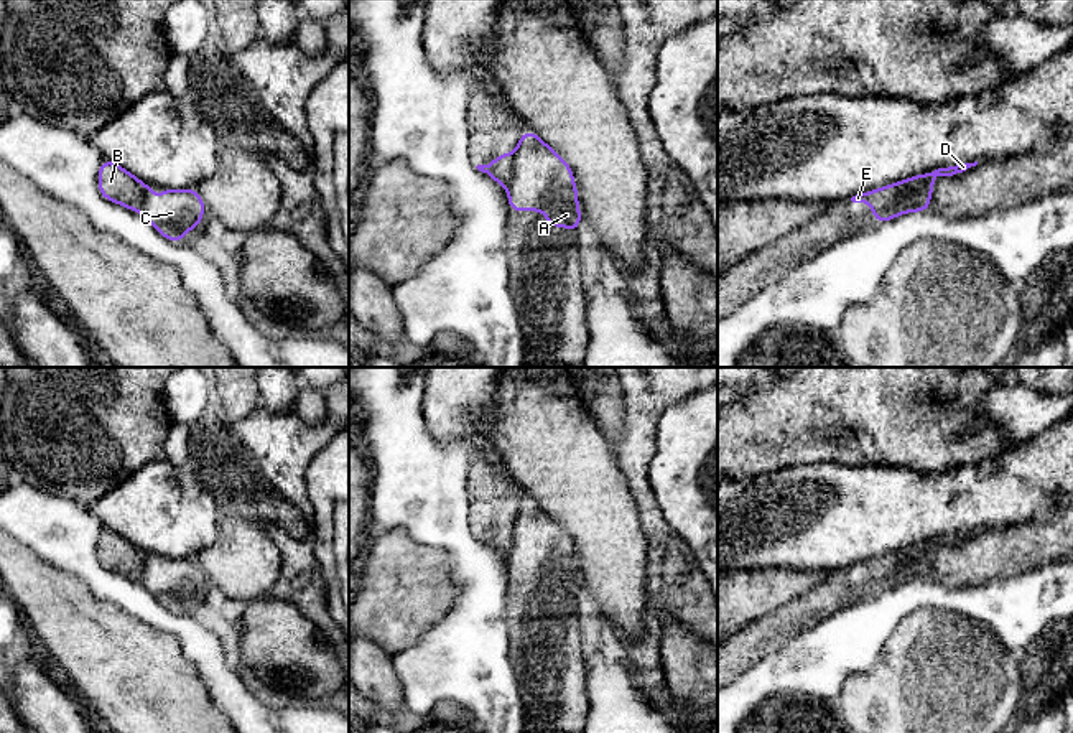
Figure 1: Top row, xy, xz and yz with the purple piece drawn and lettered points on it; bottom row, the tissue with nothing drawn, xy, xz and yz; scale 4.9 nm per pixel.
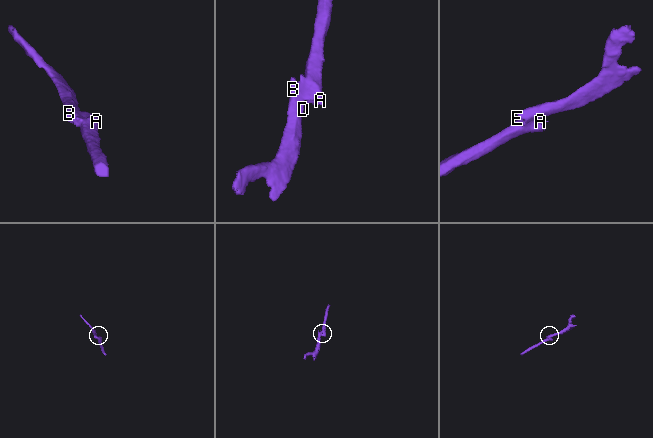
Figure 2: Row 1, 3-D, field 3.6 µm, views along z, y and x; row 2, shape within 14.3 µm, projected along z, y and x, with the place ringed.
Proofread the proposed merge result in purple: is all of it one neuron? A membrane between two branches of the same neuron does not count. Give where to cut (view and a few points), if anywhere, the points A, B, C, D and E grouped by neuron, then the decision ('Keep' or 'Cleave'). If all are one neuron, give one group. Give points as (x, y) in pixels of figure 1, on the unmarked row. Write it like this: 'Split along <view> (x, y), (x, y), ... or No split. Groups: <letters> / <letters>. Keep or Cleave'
Split along yz (932, 546), (909, 560), (882, 588). Groups: A C / B D E. Cleave

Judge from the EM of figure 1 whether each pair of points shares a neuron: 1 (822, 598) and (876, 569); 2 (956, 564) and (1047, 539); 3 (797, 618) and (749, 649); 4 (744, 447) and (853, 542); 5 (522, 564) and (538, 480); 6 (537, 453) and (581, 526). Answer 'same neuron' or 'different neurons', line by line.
1: same neuron
2: same neuron
3: same neuron
4: different neurons
5: different neurons
6: same neuron

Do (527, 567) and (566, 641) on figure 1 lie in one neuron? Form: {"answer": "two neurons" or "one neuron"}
{"answer": "one neuron"}

